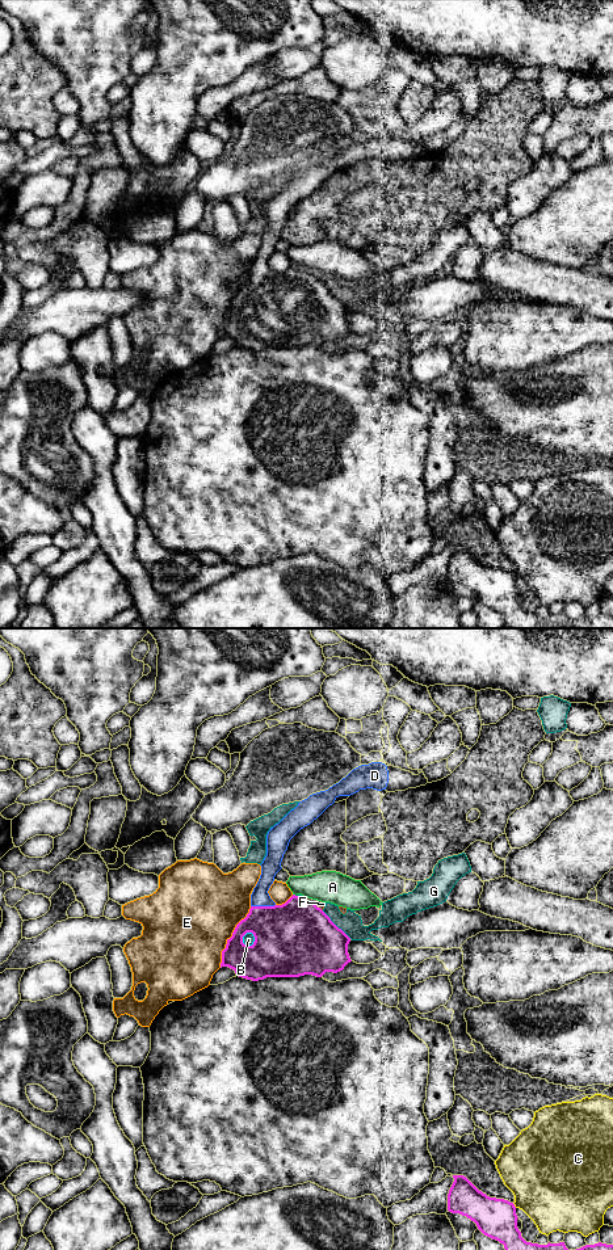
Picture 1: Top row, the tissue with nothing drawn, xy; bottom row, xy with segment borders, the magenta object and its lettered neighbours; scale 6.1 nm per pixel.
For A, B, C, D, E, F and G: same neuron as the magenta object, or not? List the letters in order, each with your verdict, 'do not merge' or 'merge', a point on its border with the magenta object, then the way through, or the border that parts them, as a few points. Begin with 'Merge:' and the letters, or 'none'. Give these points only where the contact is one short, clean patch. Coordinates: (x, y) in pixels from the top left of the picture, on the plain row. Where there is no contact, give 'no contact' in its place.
Merge: B, D
A: do not merge | xy (294, 265)
B: merge | xy (242, 308) | across xy (282, 304), (247, 303), (242, 308), (248, 310)
C: do not merge | xy (513, 576)
D: merge | xy (263, 277)
E: do not merge | xy (231, 307)
F: do not merge | xy (320, 280) | along xy (319, 277), (322, 281)
G: do not merge | xy (335, 295)

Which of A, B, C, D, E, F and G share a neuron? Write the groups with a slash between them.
A / B D / C / E / F G

